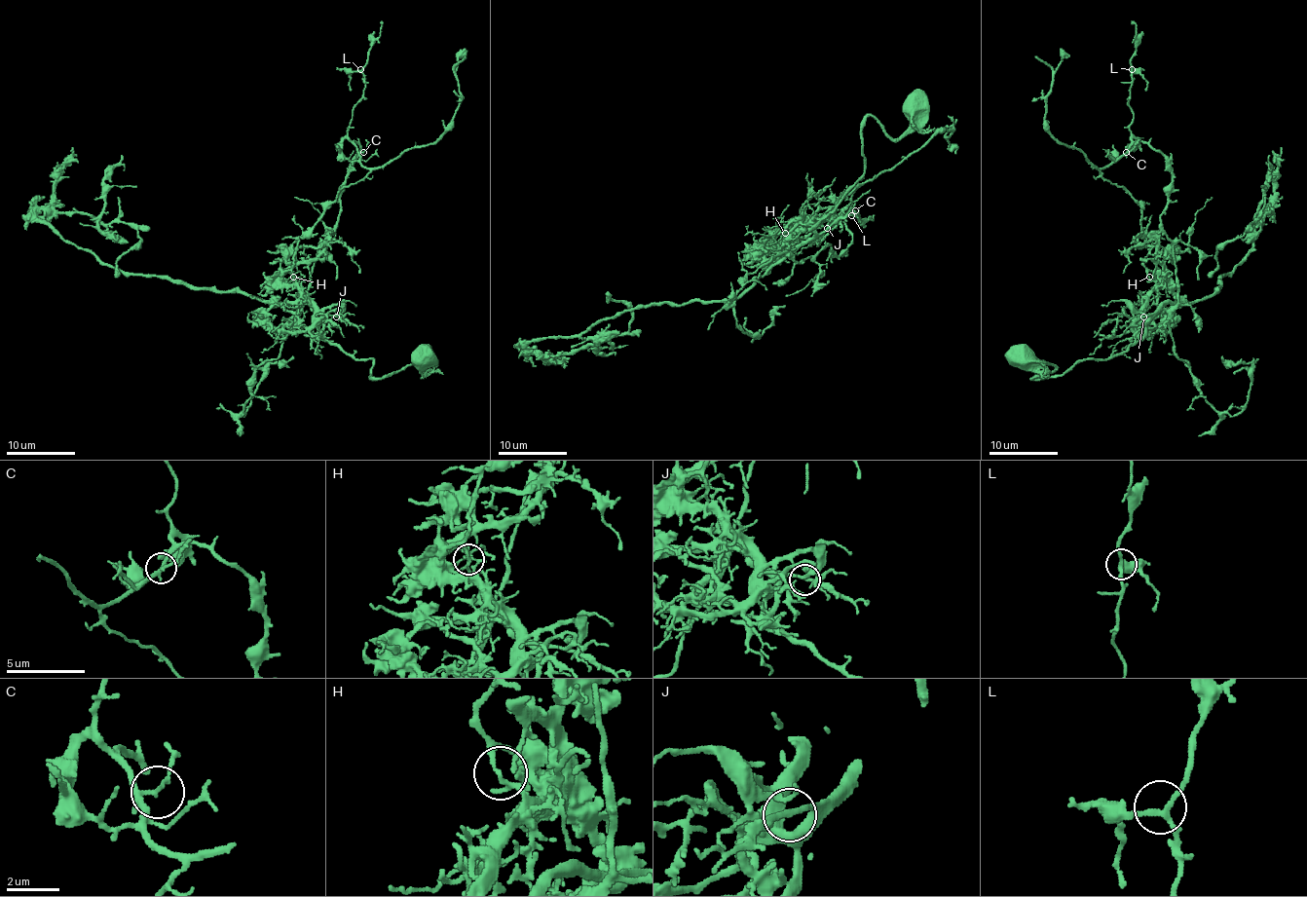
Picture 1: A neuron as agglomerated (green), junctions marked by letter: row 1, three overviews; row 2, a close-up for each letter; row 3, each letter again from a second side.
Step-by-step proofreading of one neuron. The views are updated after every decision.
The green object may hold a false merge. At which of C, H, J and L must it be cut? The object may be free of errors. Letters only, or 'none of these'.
H

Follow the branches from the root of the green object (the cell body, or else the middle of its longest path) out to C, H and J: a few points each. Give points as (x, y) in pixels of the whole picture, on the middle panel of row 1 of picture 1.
C: (914, 107), (898, 138), (865, 118), (860, 179), (784, 238), (784, 228), (819, 226), (862, 185), (855, 210)
H: (914, 107), (916, 116), (898, 138), (867, 116), (860, 179), (831, 212), (808, 219), (788, 240), (784, 233)
J: (914, 107), (916, 116), (898, 138), (872, 116), (865, 118), (863, 174), (810, 229), (819, 235), (827, 228)

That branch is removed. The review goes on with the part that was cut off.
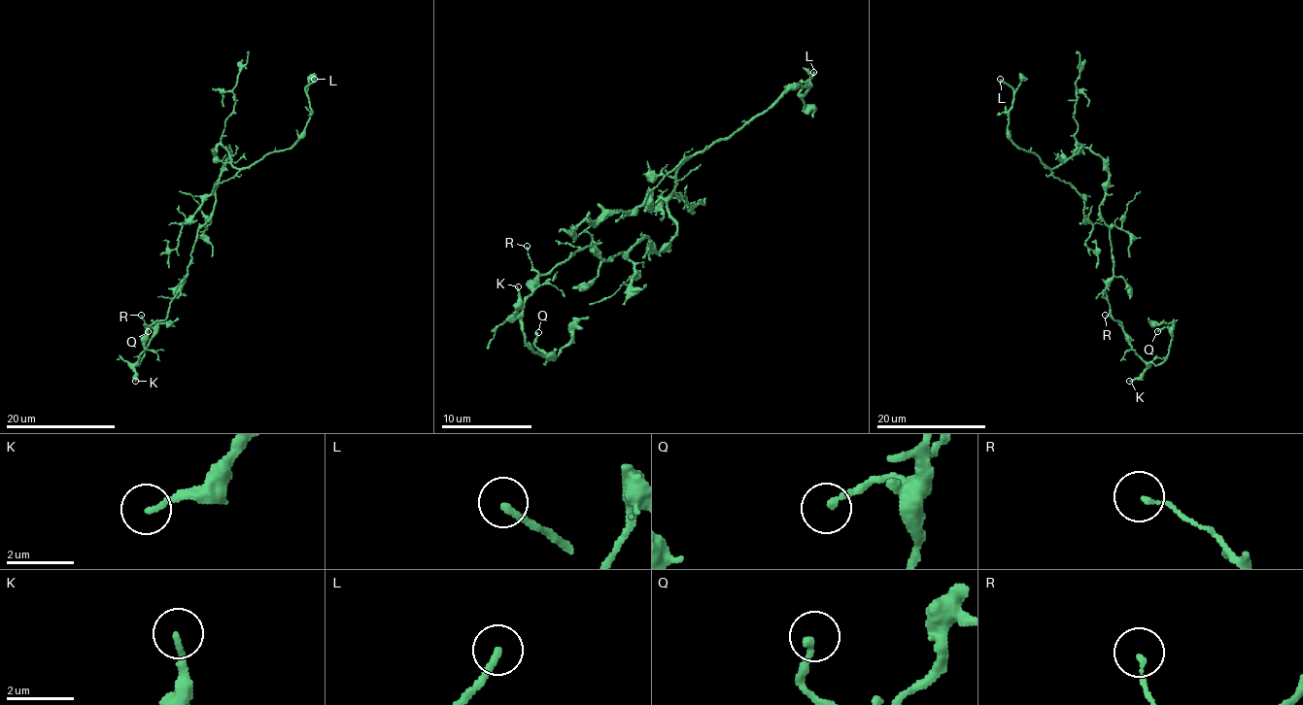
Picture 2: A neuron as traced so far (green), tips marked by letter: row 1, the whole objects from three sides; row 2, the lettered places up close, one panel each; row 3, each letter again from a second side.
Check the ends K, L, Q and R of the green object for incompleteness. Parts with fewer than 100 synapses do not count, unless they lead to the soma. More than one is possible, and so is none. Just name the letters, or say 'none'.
L

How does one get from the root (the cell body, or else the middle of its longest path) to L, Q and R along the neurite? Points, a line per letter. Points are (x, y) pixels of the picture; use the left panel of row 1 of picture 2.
L: (211, 216), (215, 183), (231, 155), (225, 148), (236, 168), (289, 149), (312, 113), (306, 88), (314, 79)
Q: (211, 216), (198, 230), (188, 277), (168, 315), (149, 327), (138, 364), (154, 330), (146, 327), (148, 331)
R: (211, 216), (198, 230), (188, 277), (169, 304), (168, 315), (153, 324), (148, 324), (141, 315)

